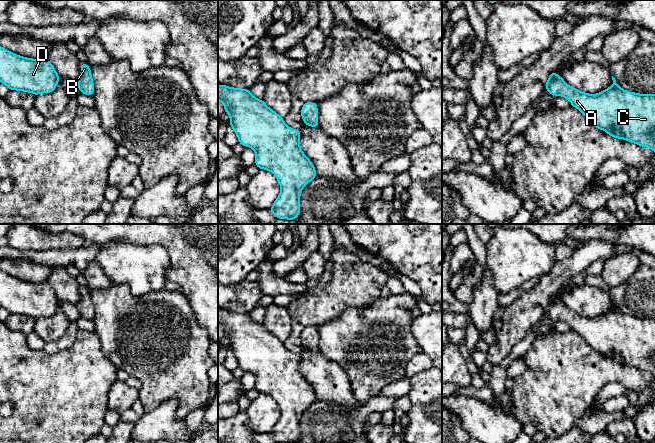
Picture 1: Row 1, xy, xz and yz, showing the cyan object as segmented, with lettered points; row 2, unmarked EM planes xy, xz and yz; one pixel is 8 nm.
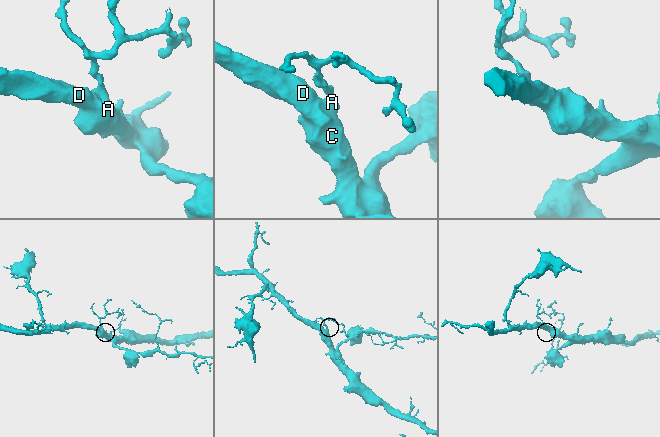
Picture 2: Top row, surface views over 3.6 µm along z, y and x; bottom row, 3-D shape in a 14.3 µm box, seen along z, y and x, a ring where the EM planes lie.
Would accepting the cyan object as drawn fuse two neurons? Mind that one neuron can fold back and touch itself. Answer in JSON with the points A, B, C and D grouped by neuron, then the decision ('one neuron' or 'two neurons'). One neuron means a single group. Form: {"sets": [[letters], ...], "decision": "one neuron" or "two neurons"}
{"sets": [["A", "B", "C", "D"]], "decision": "one neuron"}

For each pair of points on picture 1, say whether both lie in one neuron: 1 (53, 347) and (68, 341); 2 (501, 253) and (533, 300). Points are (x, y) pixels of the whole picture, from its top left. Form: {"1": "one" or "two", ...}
{"1": "one", "2": "two"}

